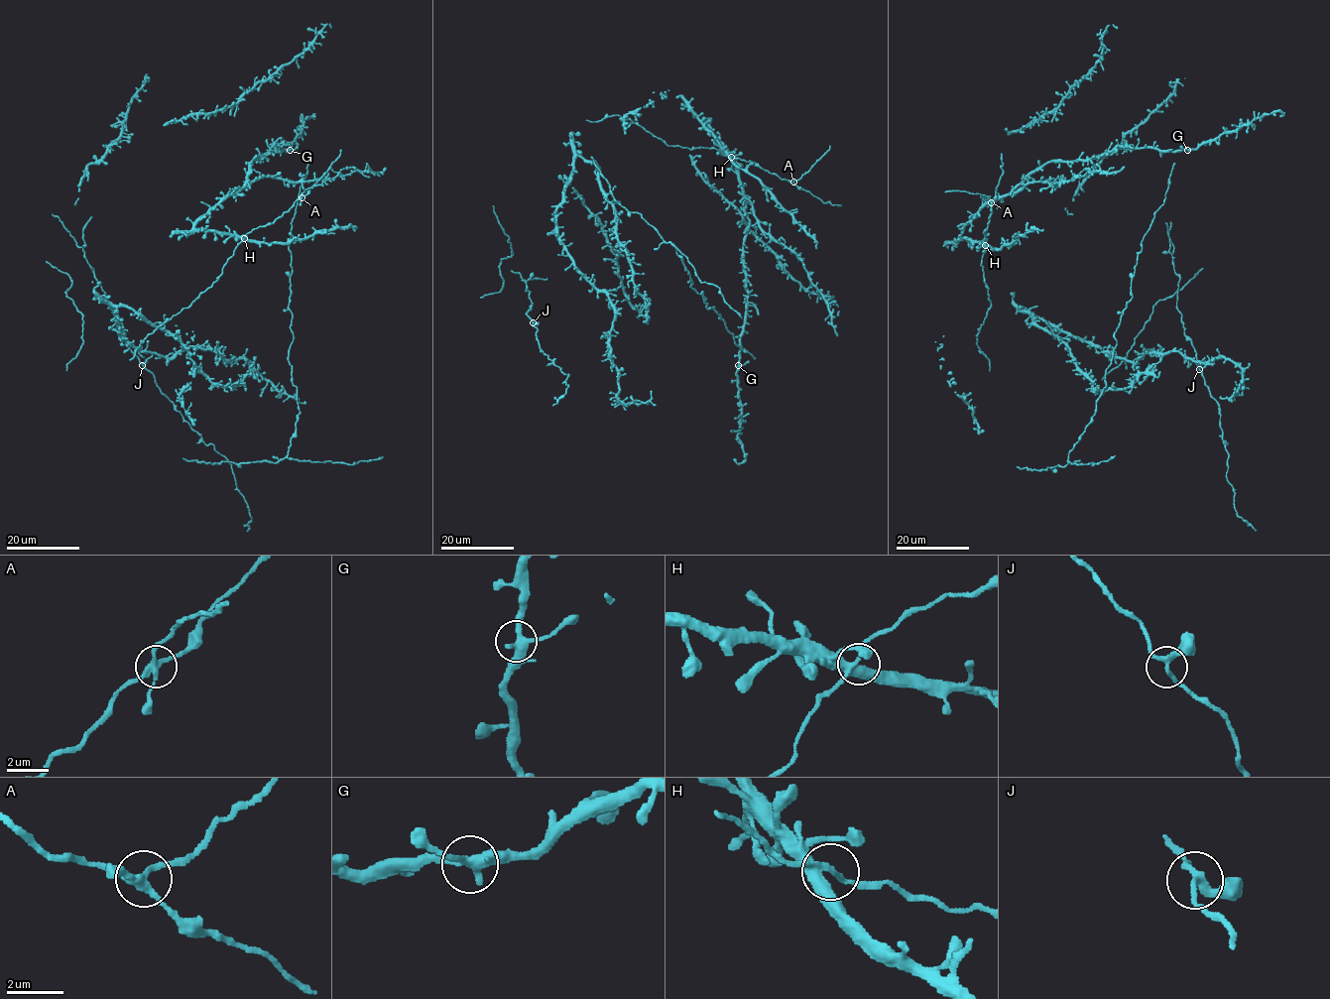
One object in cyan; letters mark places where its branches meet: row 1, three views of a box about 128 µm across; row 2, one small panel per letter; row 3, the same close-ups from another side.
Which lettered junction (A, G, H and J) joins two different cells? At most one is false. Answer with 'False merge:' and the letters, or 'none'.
False merge: A

